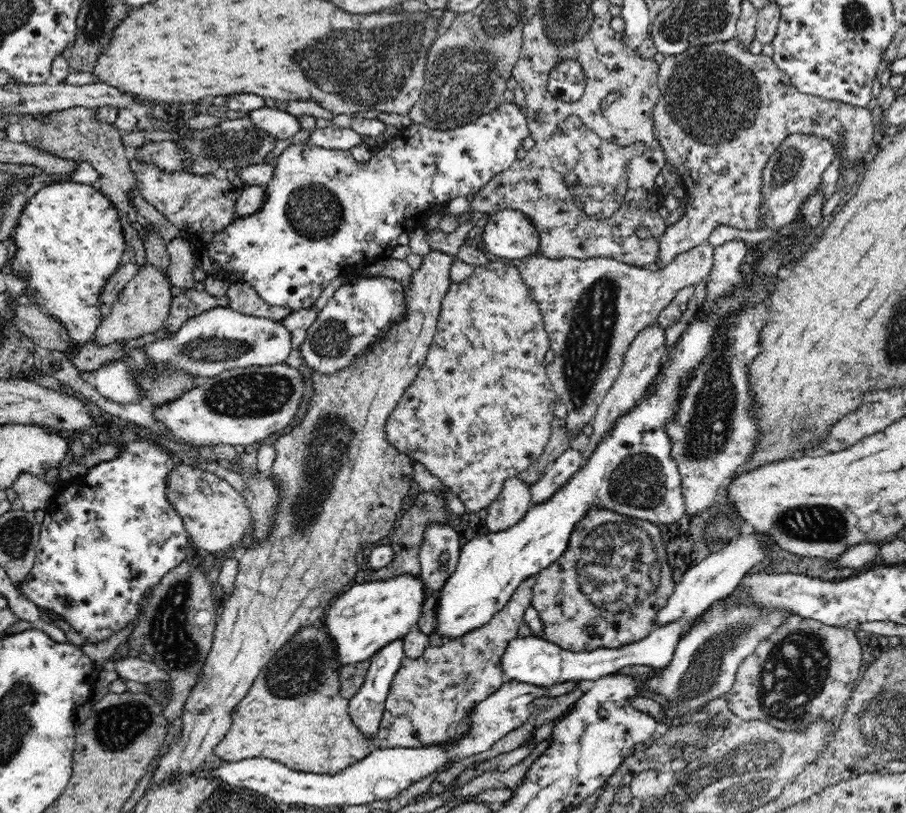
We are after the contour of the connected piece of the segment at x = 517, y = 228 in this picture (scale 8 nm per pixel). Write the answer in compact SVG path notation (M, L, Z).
M513 209L490 214L482 238L488 252L507 262L517 263L539 254L537 228L522 212Z

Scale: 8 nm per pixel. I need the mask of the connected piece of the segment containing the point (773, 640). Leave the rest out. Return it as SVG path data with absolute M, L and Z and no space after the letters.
M792 613L792 616L786 617L786 620L782 622L782 626L770 635L768 640L762 640L758 644L758 648L754 650L754 654L746 657L743 663L737 668L736 682L732 686L732 690L728 691L724 698L727 700L727 708L732 712L732 717L737 722L750 722L752 720L763 720L773 727L780 730L788 731L805 731L805 728L815 720L824 719L824 721L831 721L842 715L844 702L851 696L851 692L854 690L857 682L860 680L861 673L860 668L862 666L862 644L860 644L855 632L849 626L827 626L818 620L812 620L809 618L800 617L798 614Z

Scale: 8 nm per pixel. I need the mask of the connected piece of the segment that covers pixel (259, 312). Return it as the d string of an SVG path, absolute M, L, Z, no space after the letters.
M241 280L231 283L226 297L230 301L229 306L232 310L248 316L280 321L293 313L290 307L268 304L256 293L252 285Z

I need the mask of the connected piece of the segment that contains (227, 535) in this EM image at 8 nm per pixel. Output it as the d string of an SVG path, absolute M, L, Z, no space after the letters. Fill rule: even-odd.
M178 462L167 474L167 497L179 512L196 552L226 552L247 533L251 512L245 498L226 480L193 465Z

